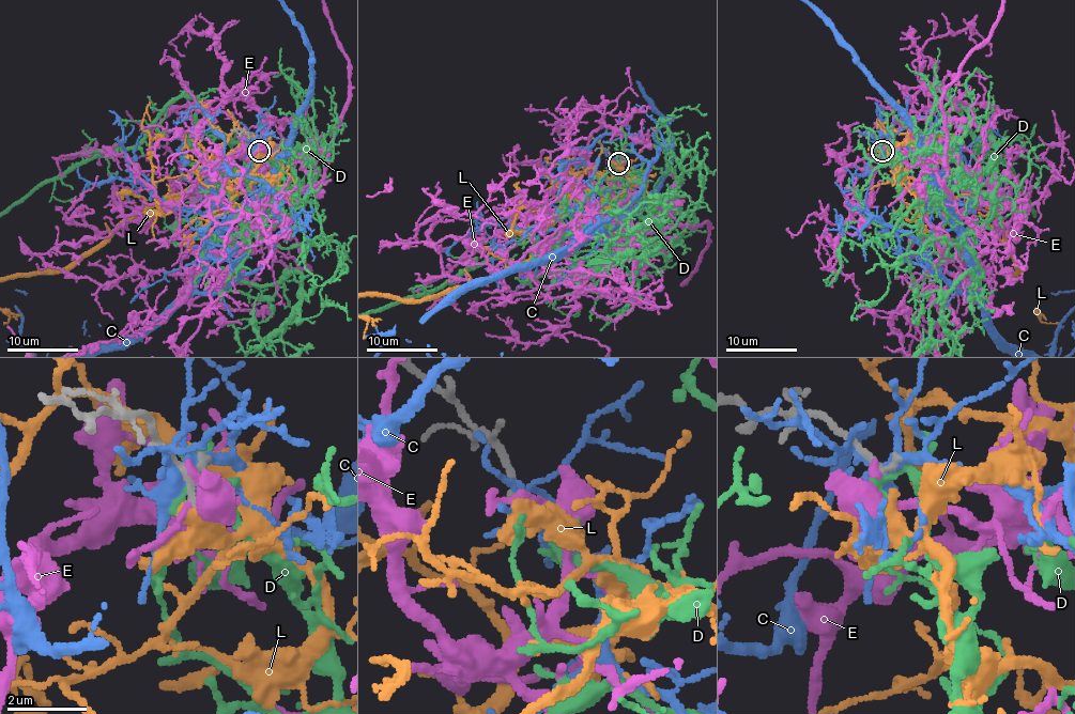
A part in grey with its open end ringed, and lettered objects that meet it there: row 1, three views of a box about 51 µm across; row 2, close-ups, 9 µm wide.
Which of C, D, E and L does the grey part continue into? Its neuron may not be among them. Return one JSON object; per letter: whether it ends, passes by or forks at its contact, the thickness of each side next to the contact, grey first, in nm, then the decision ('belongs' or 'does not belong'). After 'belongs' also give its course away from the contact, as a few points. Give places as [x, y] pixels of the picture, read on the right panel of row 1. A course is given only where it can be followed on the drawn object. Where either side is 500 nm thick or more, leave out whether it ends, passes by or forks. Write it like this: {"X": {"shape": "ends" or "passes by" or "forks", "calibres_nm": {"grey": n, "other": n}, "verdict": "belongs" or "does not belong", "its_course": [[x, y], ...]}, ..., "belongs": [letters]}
{"C": {"shape": "forks", "calibres_nm": {"grey": 190, "other": 360}, "verdict": "does not belong"}, "D": {"shape": "forks", "calibres_nm": {"grey": 280, "other": 140}, "verdict": "does not belong"}, "E": {"shape": "forks", "calibres_nm": {"grey": 260, "other": 400}, "verdict": "does not belong"}, "L": {"shape": "forks", "calibres_nm": {"grey": 140, "other": 400}, "verdict": "belongs"}, "belongs": ["L"]}

